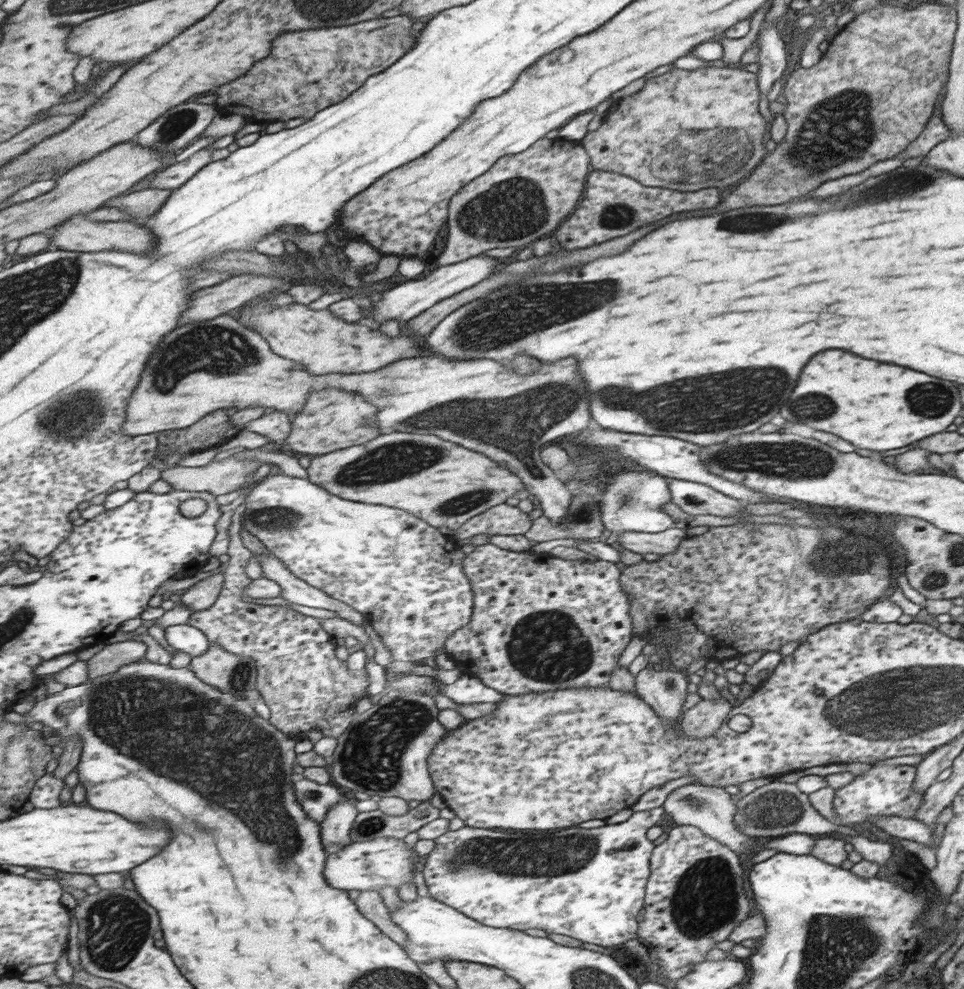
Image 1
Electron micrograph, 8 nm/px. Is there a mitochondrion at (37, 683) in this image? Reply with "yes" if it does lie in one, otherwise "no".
no

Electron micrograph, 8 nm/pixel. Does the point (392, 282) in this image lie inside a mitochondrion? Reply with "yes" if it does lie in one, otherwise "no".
no

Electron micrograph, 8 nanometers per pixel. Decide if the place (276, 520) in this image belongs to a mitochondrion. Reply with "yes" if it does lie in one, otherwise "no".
yes

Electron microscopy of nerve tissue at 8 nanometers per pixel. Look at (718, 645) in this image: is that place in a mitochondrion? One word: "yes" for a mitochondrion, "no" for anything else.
no

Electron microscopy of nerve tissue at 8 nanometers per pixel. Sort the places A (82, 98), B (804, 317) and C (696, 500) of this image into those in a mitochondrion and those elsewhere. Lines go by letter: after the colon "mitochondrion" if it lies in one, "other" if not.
A: other
B: other
C: mitochondrion

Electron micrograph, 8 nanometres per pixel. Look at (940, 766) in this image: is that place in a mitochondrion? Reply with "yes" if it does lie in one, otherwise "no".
no

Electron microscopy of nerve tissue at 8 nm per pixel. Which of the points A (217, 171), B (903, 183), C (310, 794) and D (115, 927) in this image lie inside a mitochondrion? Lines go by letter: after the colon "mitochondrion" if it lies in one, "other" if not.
A: other
B: mitochondrion
C: mitochondrion
D: mitochondrion

